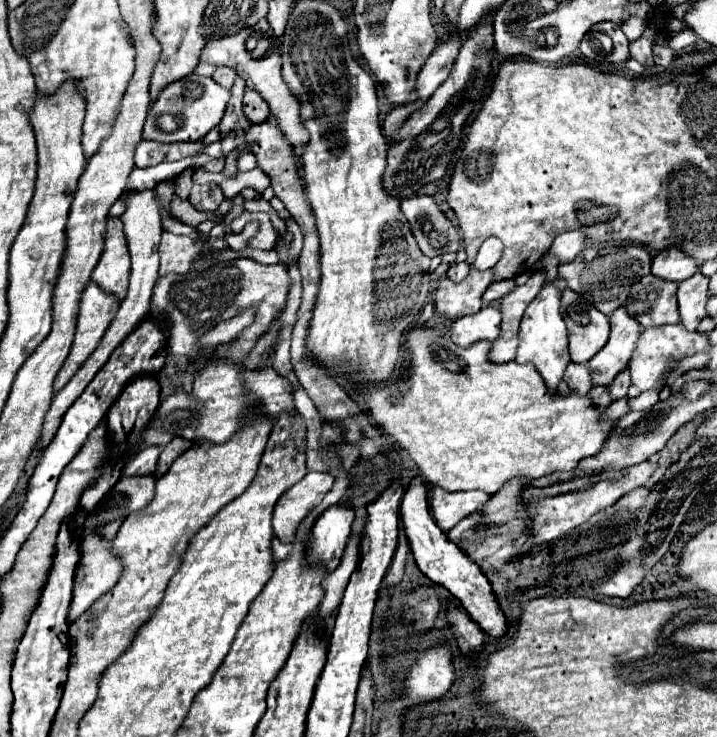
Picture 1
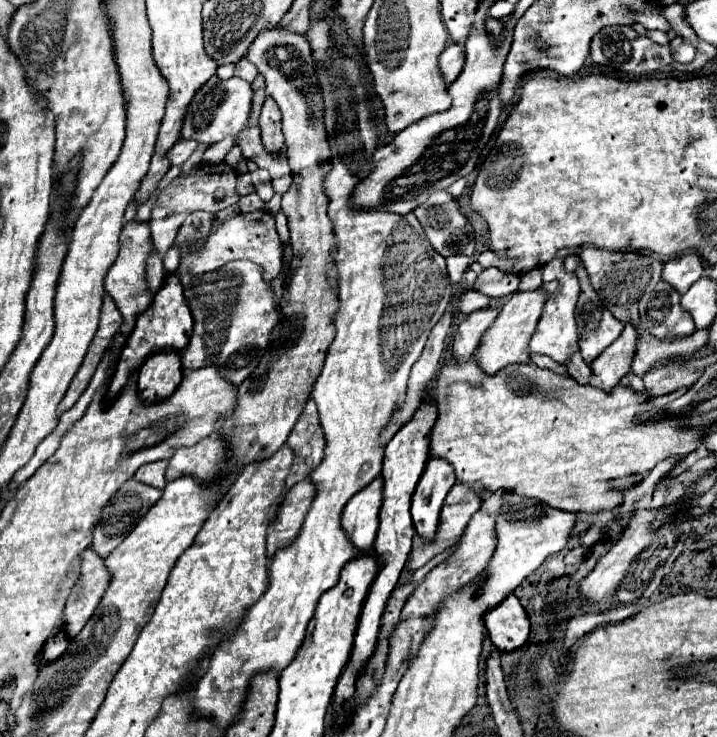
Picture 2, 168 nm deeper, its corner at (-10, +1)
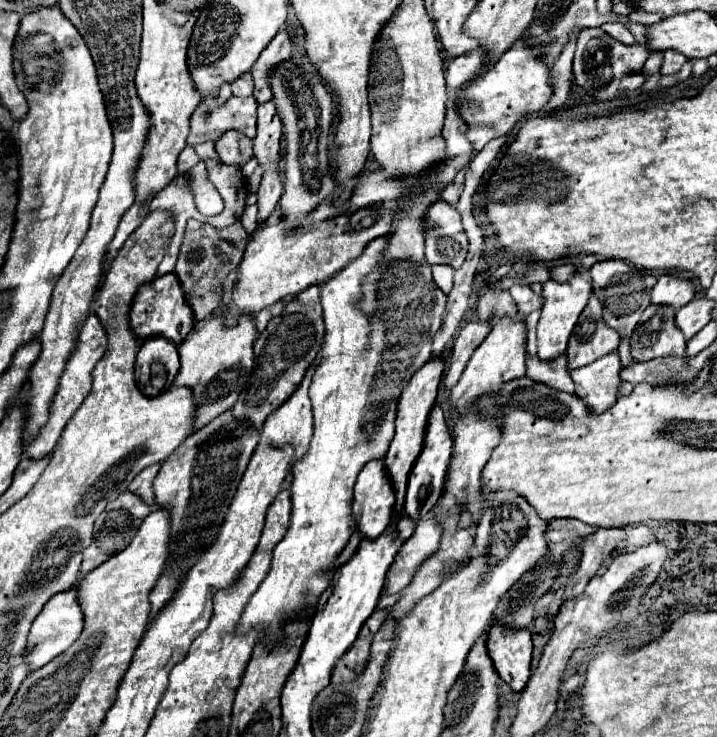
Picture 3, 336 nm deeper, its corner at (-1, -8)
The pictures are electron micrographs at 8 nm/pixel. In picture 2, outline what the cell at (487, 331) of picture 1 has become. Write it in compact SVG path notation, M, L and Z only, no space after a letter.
M481 309L463 319L463 323L455 331L455 341L453 341L453 355L459 361L467 361L473 357L473 353L479 347L481 335L489 329L489 325L497 319L499 311L497 309Z

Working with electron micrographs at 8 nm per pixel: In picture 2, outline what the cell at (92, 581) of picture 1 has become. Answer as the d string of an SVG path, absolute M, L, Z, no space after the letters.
M89 547L81 553L81 573L79 581L67 597L65 615L63 615L63 631L69 639L73 639L89 621L93 611L97 609L107 585L109 573L103 565L103 559Z

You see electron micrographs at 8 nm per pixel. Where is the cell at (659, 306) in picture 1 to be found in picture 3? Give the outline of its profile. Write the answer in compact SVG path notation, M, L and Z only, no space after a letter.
M650 304L632 334L632 358L638 362L664 358L664 356L684 356L686 338L674 324L676 310L670 306Z

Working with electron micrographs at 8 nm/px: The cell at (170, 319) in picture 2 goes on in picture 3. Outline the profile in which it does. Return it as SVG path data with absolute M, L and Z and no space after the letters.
M174 272L154 278L154 282L150 282L148 286L142 286L138 290L134 304L132 304L132 312L130 312L130 330L134 332L134 336L138 340L162 336L170 342L180 344L192 328L194 328L194 316L192 316L192 310L182 294L180 282Z

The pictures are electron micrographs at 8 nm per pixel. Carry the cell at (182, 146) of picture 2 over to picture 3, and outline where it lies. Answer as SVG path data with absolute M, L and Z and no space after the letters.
M186 146L182 152L180 152L180 156L178 156L178 172L180 174L184 174L184 172L188 172L194 164L198 164L200 162L200 158L196 156L196 152L194 152L194 148L192 146Z

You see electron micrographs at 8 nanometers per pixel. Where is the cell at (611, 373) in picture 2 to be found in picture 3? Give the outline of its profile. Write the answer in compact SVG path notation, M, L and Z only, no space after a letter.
M610 352L592 364L570 372L576 384L576 394L588 404L594 414L600 414L614 406L620 386L620 368L622 366L618 352Z

